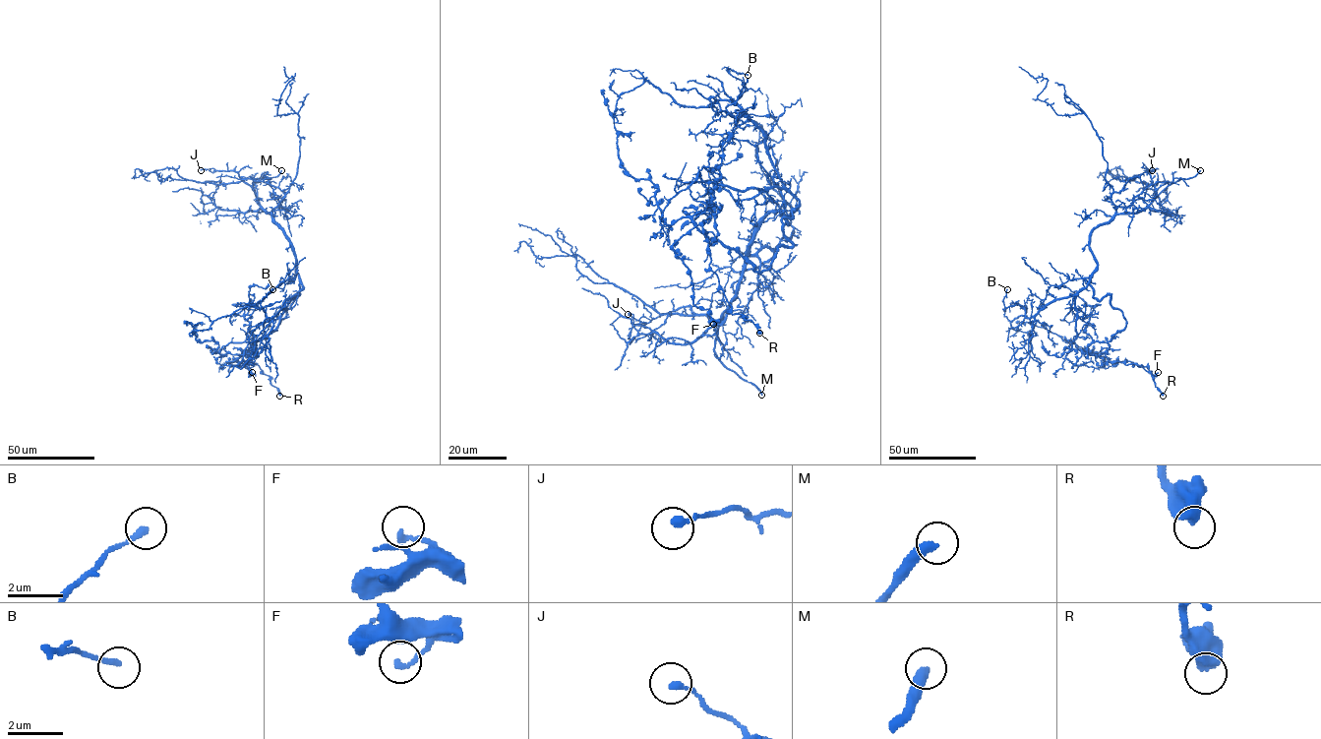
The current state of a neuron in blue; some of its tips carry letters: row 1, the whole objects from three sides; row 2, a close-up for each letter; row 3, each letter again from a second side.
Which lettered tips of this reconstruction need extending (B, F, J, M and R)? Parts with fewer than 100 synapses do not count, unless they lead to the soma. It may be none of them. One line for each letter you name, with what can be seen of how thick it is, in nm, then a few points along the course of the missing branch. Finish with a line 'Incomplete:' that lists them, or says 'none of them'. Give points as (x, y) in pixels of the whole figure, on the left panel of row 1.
M: Thickness 360 nm. Course of what is missing: (281, 170), (274, 166), (289, 155)
Incomplete: M

